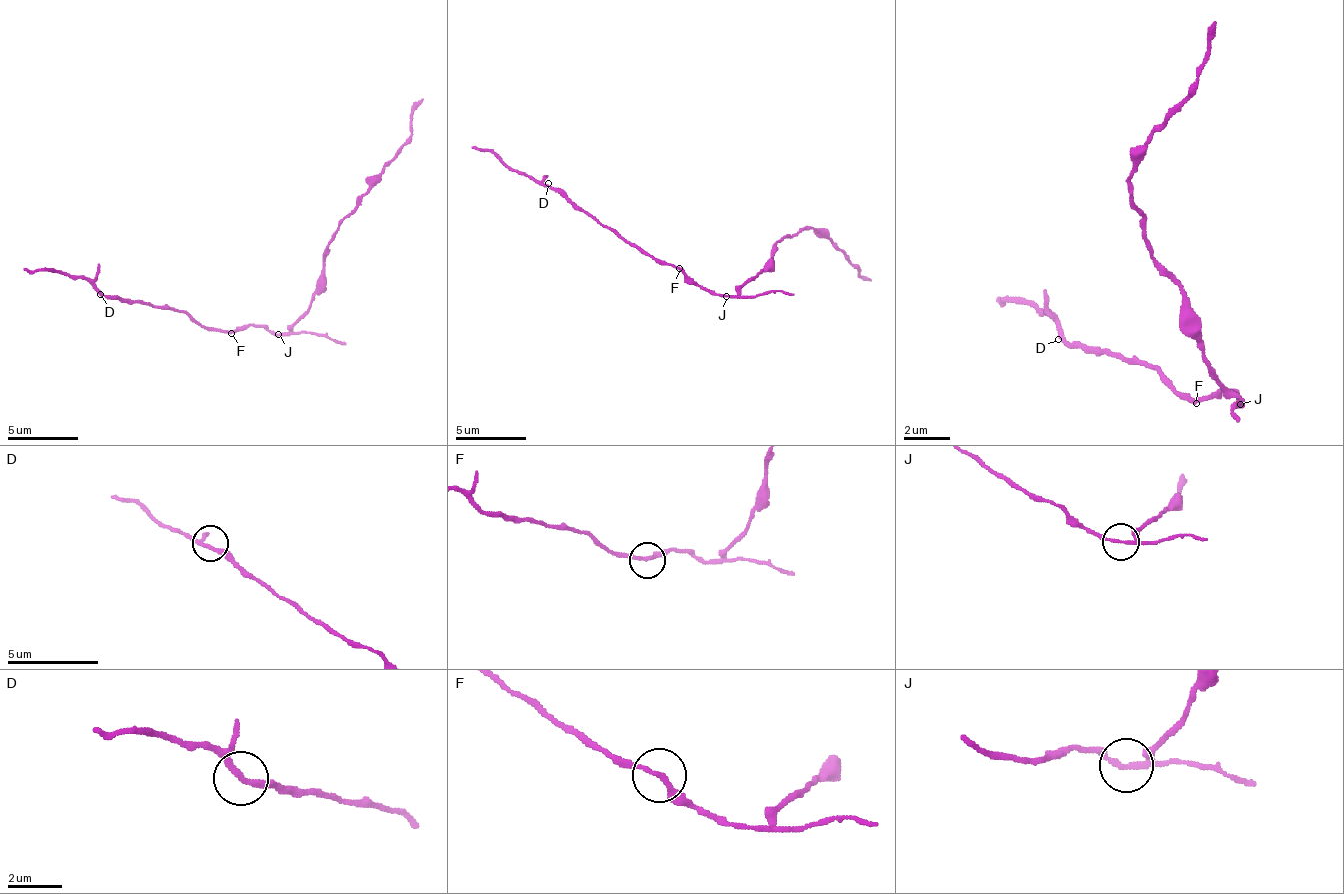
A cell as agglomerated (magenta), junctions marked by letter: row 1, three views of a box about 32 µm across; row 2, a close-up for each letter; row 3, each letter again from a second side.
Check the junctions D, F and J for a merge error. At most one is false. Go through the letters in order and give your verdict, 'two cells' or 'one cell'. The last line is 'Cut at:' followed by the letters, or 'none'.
D: one cell
F: one cell
J: two cells
Cut at: J

